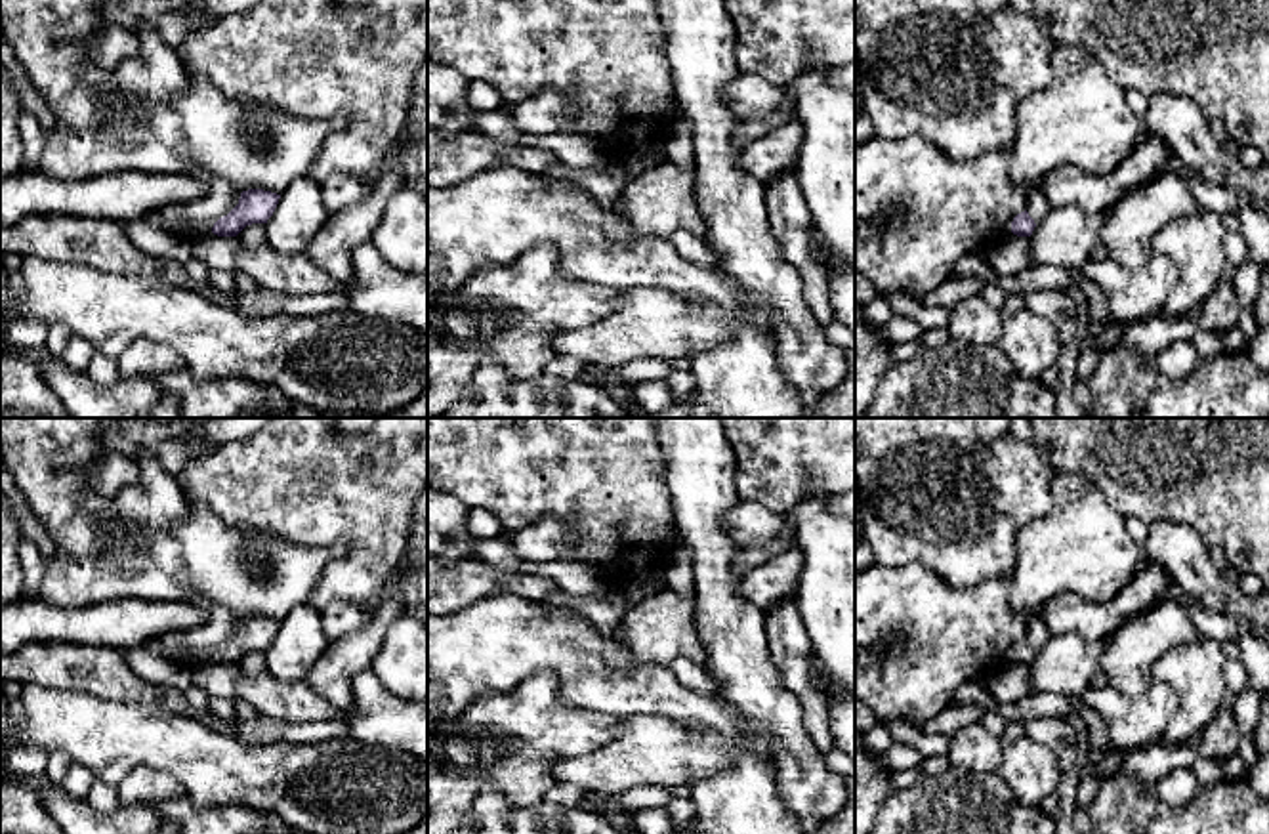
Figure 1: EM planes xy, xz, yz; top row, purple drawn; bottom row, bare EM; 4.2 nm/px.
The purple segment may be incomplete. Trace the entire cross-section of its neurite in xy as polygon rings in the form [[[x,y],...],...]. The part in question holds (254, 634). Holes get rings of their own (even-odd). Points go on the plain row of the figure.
[[[248,616],[240,620],[239,632],[216,651],[204,653],[200,657],[168,657],[168,660],[189,666],[197,666],[202,660],[214,660],[218,664],[237,664],[246,653],[267,651],[279,632],[279,626],[281,622],[271,618]]]

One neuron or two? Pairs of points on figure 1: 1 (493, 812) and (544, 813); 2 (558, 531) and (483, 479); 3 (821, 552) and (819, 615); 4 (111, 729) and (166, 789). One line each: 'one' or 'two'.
1: one
2: two
3: one
4: two

